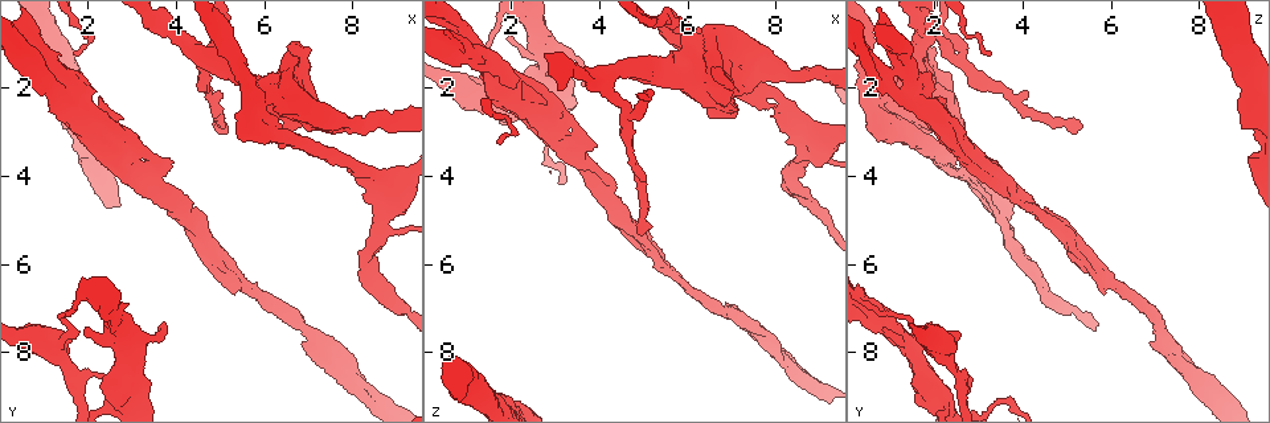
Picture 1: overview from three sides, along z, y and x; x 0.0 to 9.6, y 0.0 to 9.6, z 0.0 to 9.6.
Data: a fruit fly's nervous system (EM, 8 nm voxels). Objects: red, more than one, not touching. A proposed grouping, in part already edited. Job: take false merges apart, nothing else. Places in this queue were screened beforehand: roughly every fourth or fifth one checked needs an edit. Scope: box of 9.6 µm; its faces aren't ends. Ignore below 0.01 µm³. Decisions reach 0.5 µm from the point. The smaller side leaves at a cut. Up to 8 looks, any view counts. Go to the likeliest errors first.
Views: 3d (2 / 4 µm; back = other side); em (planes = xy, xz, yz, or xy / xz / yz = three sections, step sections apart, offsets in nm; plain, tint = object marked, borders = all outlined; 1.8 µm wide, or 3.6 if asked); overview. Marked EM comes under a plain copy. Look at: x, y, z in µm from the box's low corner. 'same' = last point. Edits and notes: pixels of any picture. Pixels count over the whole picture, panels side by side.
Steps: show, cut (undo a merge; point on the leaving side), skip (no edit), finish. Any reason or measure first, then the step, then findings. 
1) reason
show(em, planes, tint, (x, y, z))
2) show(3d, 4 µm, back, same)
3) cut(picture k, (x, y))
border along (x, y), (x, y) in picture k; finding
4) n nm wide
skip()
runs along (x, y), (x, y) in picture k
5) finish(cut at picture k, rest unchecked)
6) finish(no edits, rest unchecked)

three arms meet
show(3d, 4 µm, (4.20, 1.00, 1.80))

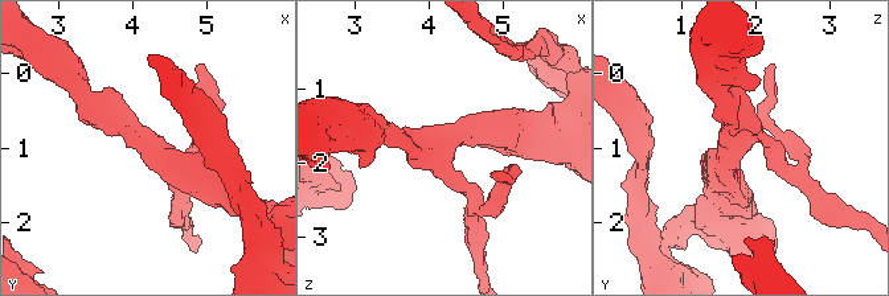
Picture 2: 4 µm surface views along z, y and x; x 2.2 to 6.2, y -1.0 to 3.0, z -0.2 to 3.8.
show(em, yz, step 16, tint, (4.25, 0.90, 1.80))

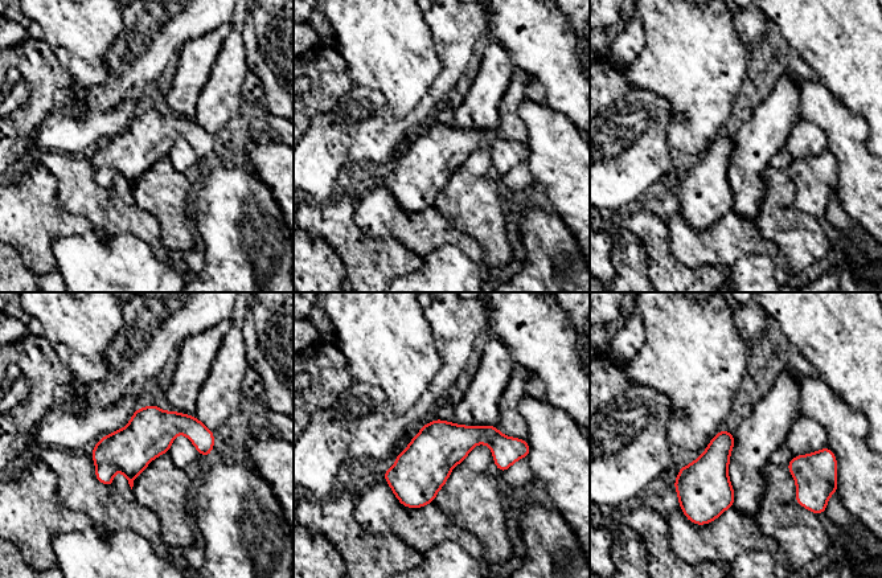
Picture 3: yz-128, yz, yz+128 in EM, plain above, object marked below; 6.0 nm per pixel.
show(em, planes, tint, same)

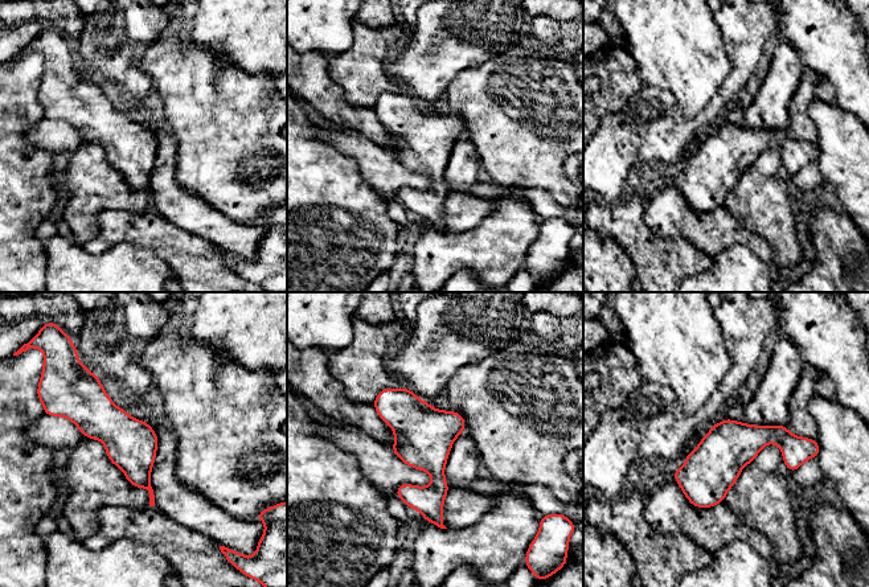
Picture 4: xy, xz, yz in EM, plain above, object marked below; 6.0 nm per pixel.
skip()
runs along (811, 447), (755, 436), (677, 476) in picture 4; continuous, no second neuron

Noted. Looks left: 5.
narrows sharply
show(3d, 4 µm, (6.00, 2.30, 0.70))

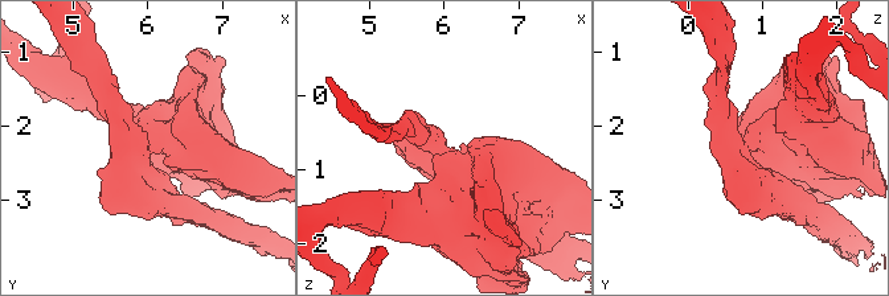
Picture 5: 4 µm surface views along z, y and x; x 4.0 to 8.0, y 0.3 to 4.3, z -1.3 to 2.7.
3 arms; arms of 280, 400, 600 nm
show(em, xy, step 16, tint, (6.00, 2.35, 0.75))

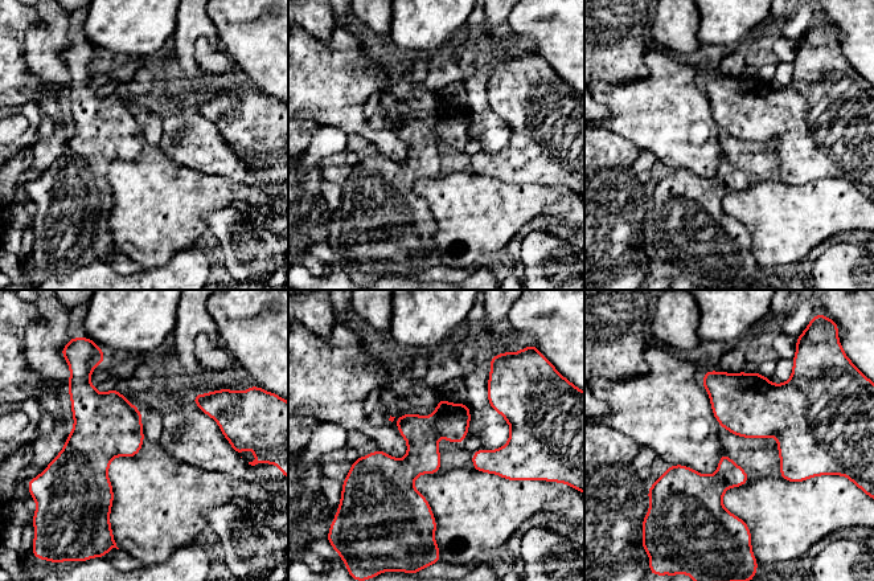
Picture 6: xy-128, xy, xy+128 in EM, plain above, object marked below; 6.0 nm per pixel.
cut(picture 6, (423, 457))
a second neuron is stuck on

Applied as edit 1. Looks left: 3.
show(overview)

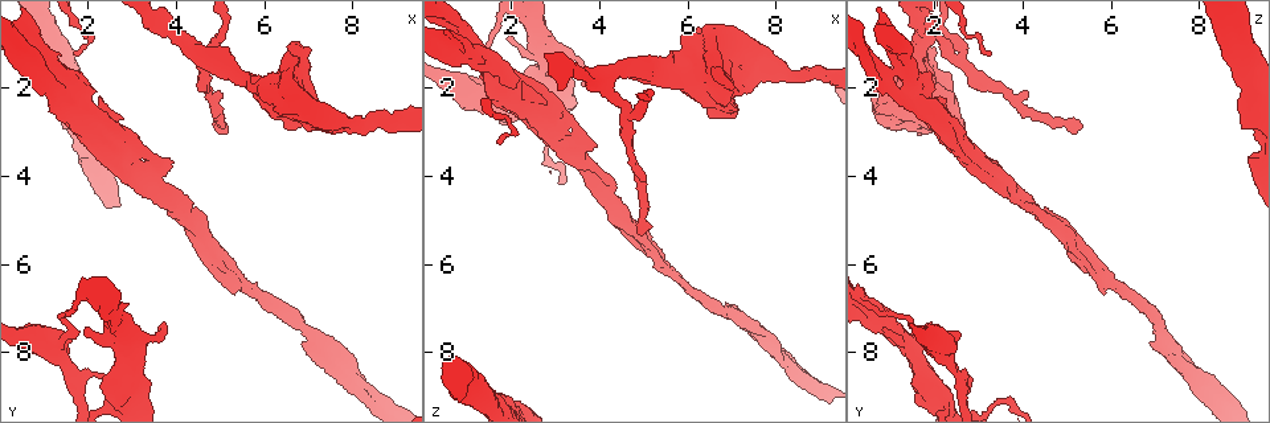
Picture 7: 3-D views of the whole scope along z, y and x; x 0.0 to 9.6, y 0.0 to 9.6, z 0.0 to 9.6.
arms part here
show(em, 3.6 µm, planes, borders, (7.30, 7.80, 7.20))

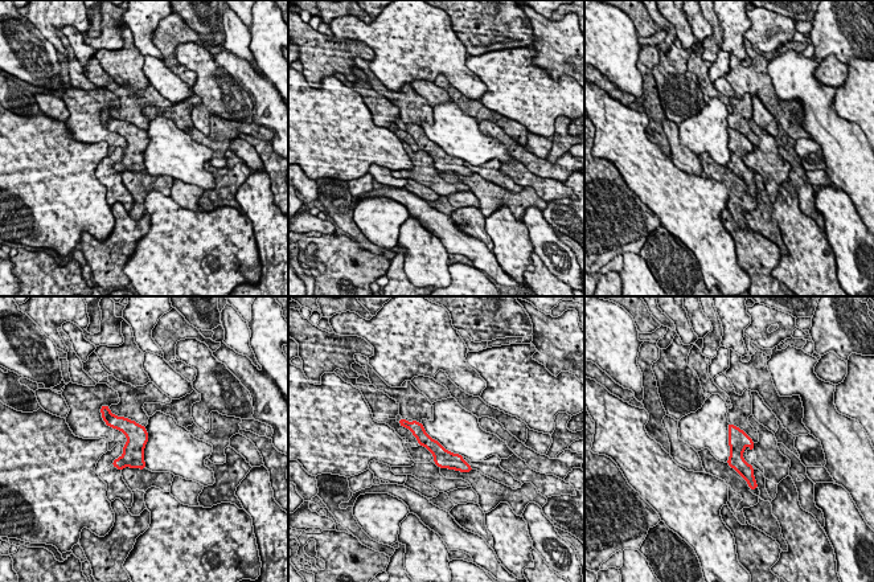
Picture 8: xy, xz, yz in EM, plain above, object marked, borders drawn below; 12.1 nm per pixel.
skip()
runs along (409, 425), (446, 459), (466, 468) in picture 8; continuous, no second neuron

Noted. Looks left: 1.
finish(cut at picture 6, rest unchecked)

